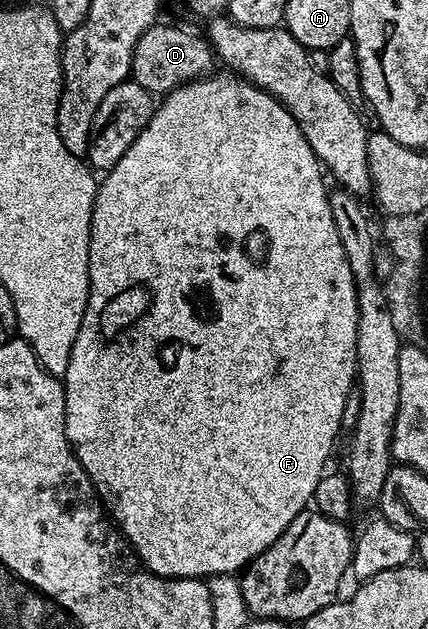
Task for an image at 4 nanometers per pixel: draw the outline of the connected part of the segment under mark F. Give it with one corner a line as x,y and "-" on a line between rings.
212,73
212,74
209,74
209,75
208,75
208,76
207,76
207,77
201,77
201,78
198,78
198,79
194,79
194,80
192,80
192,82
189,82
189,83
185,83
185,84
184,84
184,86
181,86
181,87
176,87
176,88
174,88
174,89
173,89
173,90
172,90
172,91
170,91
170,92
169,92
169,93
168,93
168,94
165,94
165,95
164,95
164,96
163,96
163,99
162,99
162,101
164,101
164,104
162,104
162,105
161,105
161,107
160,107
160,104
159,104
159,106
157,106
157,107
156,107
156,108
155,108
155,110
153,110
153,112
152,112
152,116
151,116
151,117
150,117
150,121
149,121
149,122
148,122
148,123
147,123
147,124
146,124
146,126
144,126
144,128
143,128
143,129
142,129
142,133
138,133
138,137
137,137
137,138
136,138
136,140
135,140
135,141
134,141
134,145
130,145
130,149
126,149
126,153
122,153
122,157
121,157
121,158
120,158
120,159
119,159
119,161
117,161
117,163
116,163
116,164
114,164
114,166
113,166
113,167
110,167
110,168
107,168
107,171
106,171
106,174
105,174
105,175
108,175
108,176
106,176
106,177
105,177
105,179
103,179
103,178
101,178
101,179
100,179
100,180
99,180
99,183
98,183
98,190
97,190
97,192
96,192
96,204
95,204
95,205
94,205
94,213
93,213
93,214
92,214
92,224
91,224
91,225
90,225
90,289
89,289
89,290
88,290
88,304
87,304
87,305
86,305
86,313
85,313
85,314
84,314
84,316
83,316
83,317
82,317
82,325
81,325
81,326
80,326
80,328
79,328
79,329
78,329
78,337
74,337
74,349
73,349
73,350
72,350
72,352
71,352
71,353
70,353
70,365
69,365
69,366
68,366
68,368
67,368
67,369
66,369
66,373
65,373
65,374
64,374
64,376
63,376
63,377
62,377
62,382
63,382
63,384
64,384
64,431
65,431
65,433
67,433
67,434
68,434
68,443
69,443
69,445
70,445
70,446
72,446
72,452
73,452
73,453
74,453
74,454
75,454
75,455
76,455
76,456
77,456
77,457
78,457
78,461
79,461
79,462
80,462
80,466
79,466
79,470
81,470
81,471
84,471
84,472
86,472
86,474
87,474
87,475
88,475
88,476
89,476
89,477
90,477
90,481
91,481
91,482
92,482
92,484
93,484
93,485
94,485
94,489
95,489
95,490
96,490
96,494
97,494
97,495
99,495
99,496
100,496
100,502
101,502
101,503
103,503
103,504
104,504
104,506
105,506
105,508
106,508
106,510
107,510
107,512
108,512
108,514
109,514
109,516
110,516
110,518
111,518
111,520
112,520
112,522
113,522
113,523
115,523
115,524
116,524
116,526
117,526
117,527
119,527
119,528
120,528
120,530
121,530
121,532
122,532
122,534
123,534
123,536
124,536
124,538
125,538
125,539
127,539
127,540
128,540
128,542
129,542
129,543
131,543
131,544
132,544
132,546
133,546
133,548
134,548
134,550
135,550
135,552
136,552
136,555
137,555
137,556
138,556
138,557
139,557
139,559
140,559
140,561
141,561
141,563
143,563
143,564
144,564
144,566
145,566
145,567
147,567
147,568
148,568
148,570
150,570
150,571
152,571
152,572
154,572
154,574
155,574
155,575
161,575
161,576
162,576
162,578
164,578
164,579
204,579
204,578
205,578
205,577
211,577
211,576
213,576
213,575
230,575
230,574
233,574
233,573
240,573
240,572
243,572
243,570
244,570
244,568
245,568
245,567
247,567
247,566
248,566
248,564
249,564
249,563
250,563
250,562
251,562
251,560
252,560
252,559
256,559
256,558
257,558
257,557
259,557
259,556
260,556
260,555
261,555
261,553
262,553
262,552
264,552
264,551
265,551
265,549
267,549
267,547
269,547
269,546
270,546
270,545
274,545
274,541
278,541
278,537
282,537
282,533
283,533
283,532
284,532
284,530
286,530
286,528
288,528
288,526
289,526
289,525
290,525
290,521
294,521
294,517
298,517
298,513
302,513
302,512
303,512
303,511
304,511
304,510
306,510
306,508
307,508
307,507
308,507
308,506
309,506
309,504
311,504
311,502
312,502
312,494
313,494
313,493
314,493
314,489
318,489
318,481
319,481
319,480
320,480
320,479
321,479
321,478
322,478
322,477
323,477
323,475
325,475
325,474
326,474
326,468
327,468
327,467
324,467
324,466
326,466
326,465
327,465
327,463
328,463
328,458
330,458
330,457
331,457
331,455
332,455
332,446
334,446
334,445
335,445
335,443
336,443
336,434
338,434
338,433
339,433
339,431
340,431
340,422
342,422
342,421
343,421
343,419
344,419
344,410
346,410
346,409
347,409
347,407
348,407
348,394
350,394
350,393
351,393
351,391
352,391
352,394
353,394
353,391
354,391
354,384
355,384
355,383
356,383
356,382
357,382
357,368
356,368
356,351
355,351
355,338
356,338
356,337
358,337
358,319
359,319
359,305
357,305
357,303
356,303
356,281
355,281
355,277
354,277
354,275
352,275
352,273
351,273
351,271
350,271
350,264
349,264
349,262
348,262
348,261
347,261
347,259
346,259
346,251
345,251
345,250
344,250
344,249
343,249
343,247
342,247
342,242
341,242
341,238
340,238
340,237
338,237
338,230
337,230
337,226
336,226
336,225
334,225
334,216
333,216
333,214
332,214
332,212
331,212
331,207
330,207
330,201
329,201
329,200
328,200
328,197
329,197
329,192
330,192
330,187
329,187
329,185
328,185
328,186
327,186
327,185
326,185
326,184
324,184
324,179
325,179
325,180
326,180
326,175
325,175
325,172
324,172
324,171
323,171
323,170
322,170
322,164
321,164
321,162
320,162
320,160
319,160
319,159
317,159
317,158
316,158
316,154
315,154
315,153
314,153
314,149
310,149
310,145
309,145
309,144
308,144
308,142
307,142
307,141
306,141
306,137
305,137
305,136
304,136
304,134
303,134
303,133
302,133
302,129
298,129
298,125
297,125
297,124
296,124
296,122
295,122
295,121
294,121
294,117
293,117
293,116
292,116
292,114
291,114
291,113
289,113
289,111
287,111
287,109
286,109
286,108
284,108
284,107
283,107
283,105
281,105
281,104
280,104
280,102
278,102
278,101
277,101
277,99
276,99
276,98
275,98
275,97
273,97
273,95
271,95
271,94
270,94
270,93
269,93
269,91
264,91
264,90
262,90
262,89
261,89
261,87
255,87
255,85
253,85
253,84
252,84
252,83
251,83
251,82
250,82
250,81
249,81
249,80
248,80
248,79
246,79
246,78
243,78
243,77
241,77
241,76
239,76
239,75
237,75
237,74
235,74
235,73
223,73
223,74
224,74
224,75
216,75
216,74
217,74
217,73

